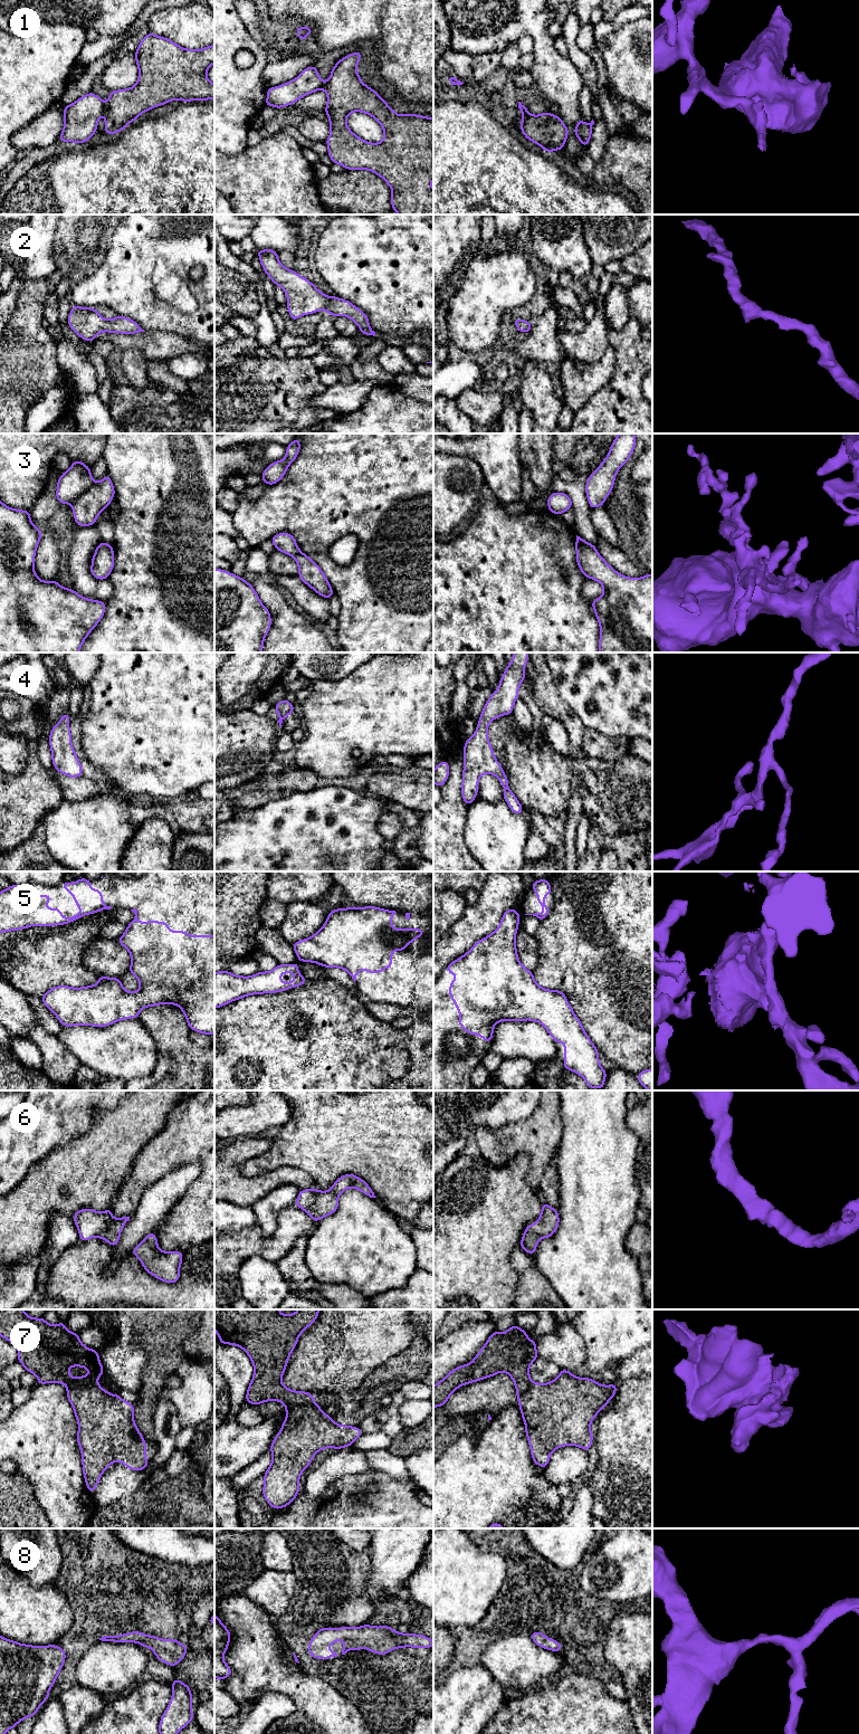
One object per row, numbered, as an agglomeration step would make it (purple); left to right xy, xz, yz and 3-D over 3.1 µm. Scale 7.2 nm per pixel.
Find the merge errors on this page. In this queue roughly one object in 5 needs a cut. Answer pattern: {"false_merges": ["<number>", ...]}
{"false_merges": ["1", "7"]}

